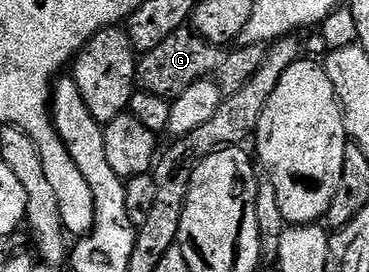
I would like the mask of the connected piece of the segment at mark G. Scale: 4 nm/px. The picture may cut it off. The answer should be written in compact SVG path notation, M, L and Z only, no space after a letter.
M184 26L171 33L171 37L166 37L156 49L146 51L138 58L137 81L140 90L148 91L150 95L158 95L160 99L172 100L181 95L183 89L195 85L195 81L208 79L214 74L212 71L217 71L215 79L222 92L232 93L247 85L251 77L255 77L266 54L266 48L260 43L252 43L246 47L237 45L224 51L202 39L196 31Z

